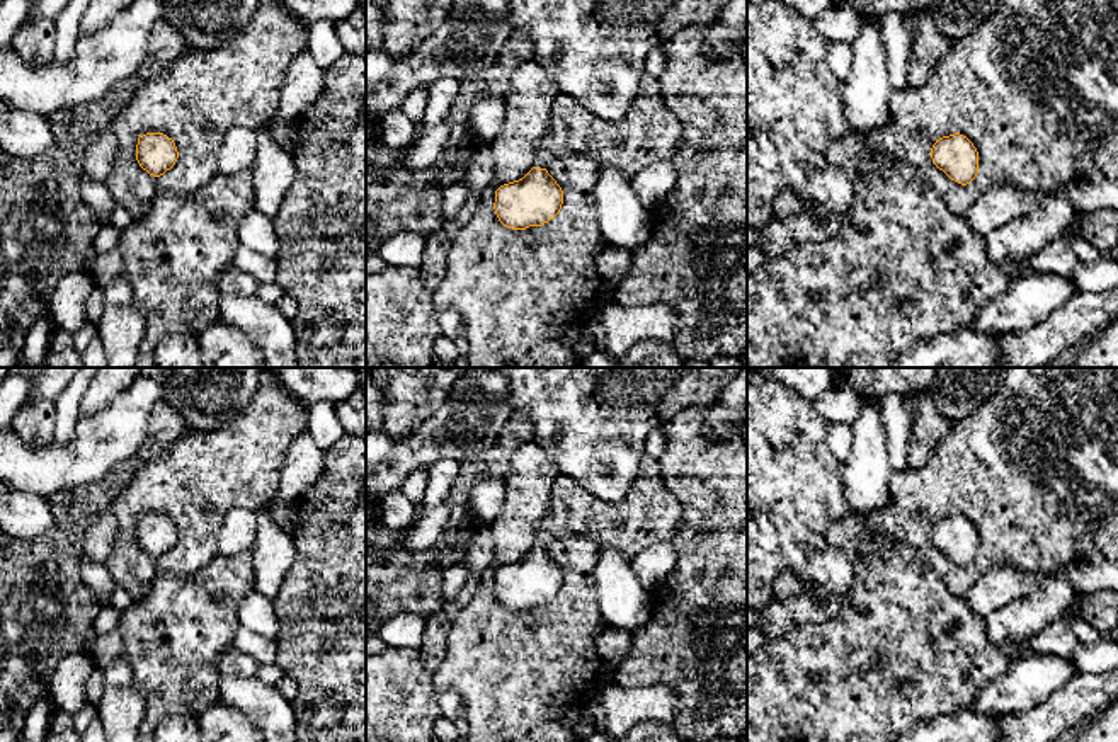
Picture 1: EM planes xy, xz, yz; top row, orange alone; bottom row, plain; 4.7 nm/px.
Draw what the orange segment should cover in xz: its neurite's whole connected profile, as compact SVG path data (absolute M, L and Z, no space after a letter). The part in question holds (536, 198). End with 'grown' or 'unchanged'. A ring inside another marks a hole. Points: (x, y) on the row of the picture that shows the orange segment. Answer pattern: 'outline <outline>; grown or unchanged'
outline M645 75L640 92L621 123L607 123L585 111L573 97L558 94L553 100L550 126L538 143L534 167L519 180L495 191L493 209L499 221L512 230L541 226L553 220L563 204L563 191L548 174L548 165L568 151L587 151L599 170L614 167L633 177L653 162L672 162L681 145L681 121L665 107L657 78Z; grown

